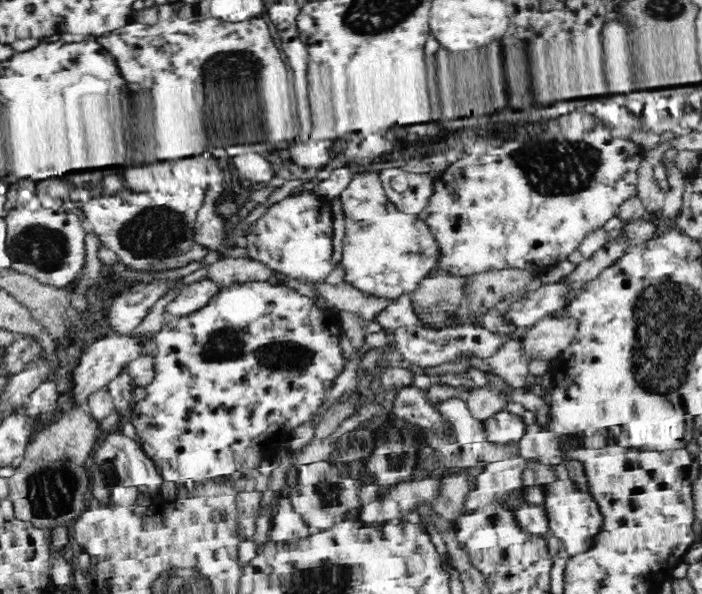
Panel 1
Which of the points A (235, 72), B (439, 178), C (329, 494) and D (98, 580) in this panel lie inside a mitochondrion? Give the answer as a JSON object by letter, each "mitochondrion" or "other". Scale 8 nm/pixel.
{"A":"mitochondrion","B":"other","C":"mitochondrion","D":"other"}

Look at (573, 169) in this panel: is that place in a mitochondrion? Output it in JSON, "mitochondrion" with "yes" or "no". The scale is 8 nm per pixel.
{"mitochondrion":"yes"}

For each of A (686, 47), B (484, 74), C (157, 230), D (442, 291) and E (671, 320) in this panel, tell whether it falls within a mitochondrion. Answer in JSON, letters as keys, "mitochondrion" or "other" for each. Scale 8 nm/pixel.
{"A":"other","B":"mitochondrion","C":"mitochondrion","D":"mitochondrion","E":"mitochondrion"}

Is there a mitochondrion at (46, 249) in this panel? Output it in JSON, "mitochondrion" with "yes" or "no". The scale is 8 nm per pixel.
{"mitochondrion":"yes"}

